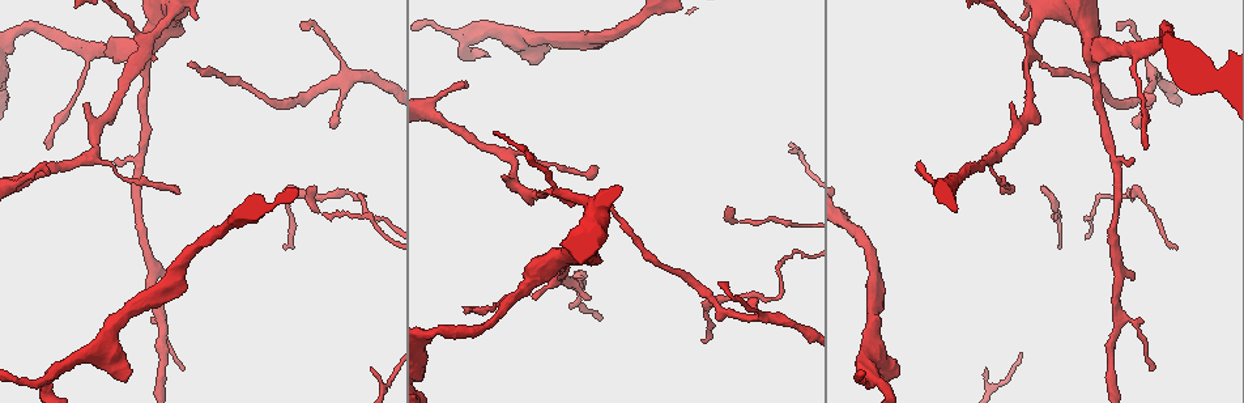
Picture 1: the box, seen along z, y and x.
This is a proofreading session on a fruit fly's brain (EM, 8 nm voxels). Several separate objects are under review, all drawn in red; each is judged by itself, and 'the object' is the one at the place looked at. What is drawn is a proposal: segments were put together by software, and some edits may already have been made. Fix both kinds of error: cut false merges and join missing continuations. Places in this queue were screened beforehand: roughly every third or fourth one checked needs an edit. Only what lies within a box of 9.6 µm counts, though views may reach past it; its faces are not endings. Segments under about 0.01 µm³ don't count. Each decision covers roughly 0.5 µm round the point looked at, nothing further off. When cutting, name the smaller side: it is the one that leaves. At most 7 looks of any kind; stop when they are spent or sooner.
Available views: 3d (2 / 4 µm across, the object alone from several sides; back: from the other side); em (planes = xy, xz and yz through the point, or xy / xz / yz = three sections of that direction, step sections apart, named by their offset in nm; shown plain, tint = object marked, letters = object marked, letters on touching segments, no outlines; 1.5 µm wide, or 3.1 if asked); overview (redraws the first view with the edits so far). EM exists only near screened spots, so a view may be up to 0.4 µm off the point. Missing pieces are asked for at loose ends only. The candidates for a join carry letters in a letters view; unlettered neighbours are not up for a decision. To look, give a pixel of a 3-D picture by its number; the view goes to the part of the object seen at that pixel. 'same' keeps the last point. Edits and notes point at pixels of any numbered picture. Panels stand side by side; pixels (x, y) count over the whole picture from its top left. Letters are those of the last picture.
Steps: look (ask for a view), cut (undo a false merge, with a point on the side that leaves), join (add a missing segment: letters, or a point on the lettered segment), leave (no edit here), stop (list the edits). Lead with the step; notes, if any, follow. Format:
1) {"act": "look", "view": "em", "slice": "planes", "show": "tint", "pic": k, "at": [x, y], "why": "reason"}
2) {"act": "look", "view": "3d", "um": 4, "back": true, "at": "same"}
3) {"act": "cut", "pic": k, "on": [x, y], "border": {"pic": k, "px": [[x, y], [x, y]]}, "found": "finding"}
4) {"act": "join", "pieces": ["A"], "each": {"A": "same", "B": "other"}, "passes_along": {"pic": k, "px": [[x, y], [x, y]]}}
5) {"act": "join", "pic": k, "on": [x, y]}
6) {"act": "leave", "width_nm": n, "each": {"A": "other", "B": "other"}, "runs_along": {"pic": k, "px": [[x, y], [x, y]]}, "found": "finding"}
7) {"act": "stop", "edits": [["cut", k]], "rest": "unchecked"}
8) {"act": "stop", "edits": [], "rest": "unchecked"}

{"act": "look", "view": "3d", "um": 2, "pic": 1, "at": [188, 63], "why": "branch stops here"}

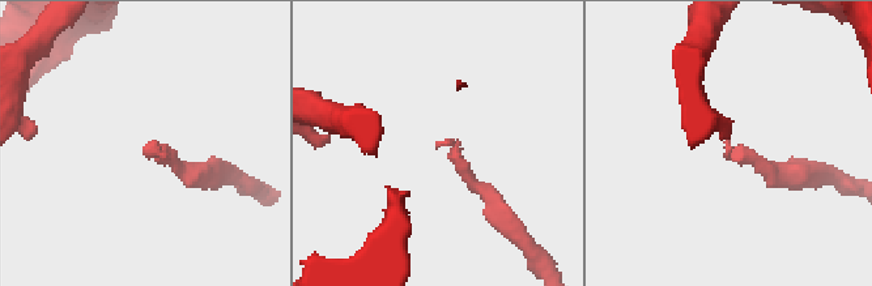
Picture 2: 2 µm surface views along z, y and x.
{"act": "look", "view": "em", "slice": "yz", "step": 8, "show": "letters", "pic": 2, "at": [728, 143]}

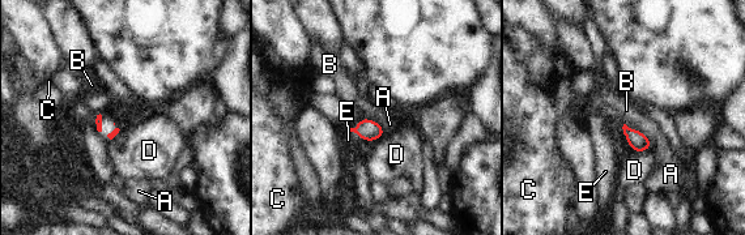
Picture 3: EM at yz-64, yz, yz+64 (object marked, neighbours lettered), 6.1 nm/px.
{"act": "look", "view": "em", "slice": "planes", "show": "letters", "at": "same", "why": "cut it another way"}

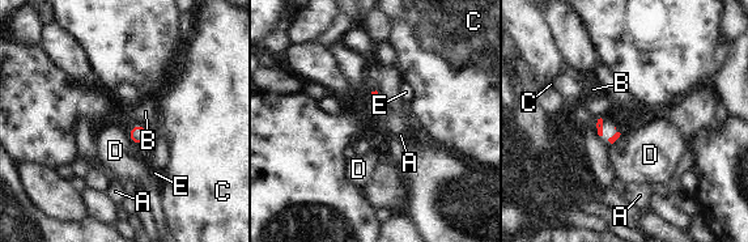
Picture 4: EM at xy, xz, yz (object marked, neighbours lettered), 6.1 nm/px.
{"act": "leave", "each": {"A": "other", "B": "other", "C": "other", "D": "other", "E": "other"}, "border": {"pic": 4, "px": [[136, 122], [144, 127]]}, "found": "none of them fits"}

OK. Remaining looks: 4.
{"act": "look", "view": "3d", "um": 4, "pic": 1, "at": [754, 320], "why": "sharp bend"}

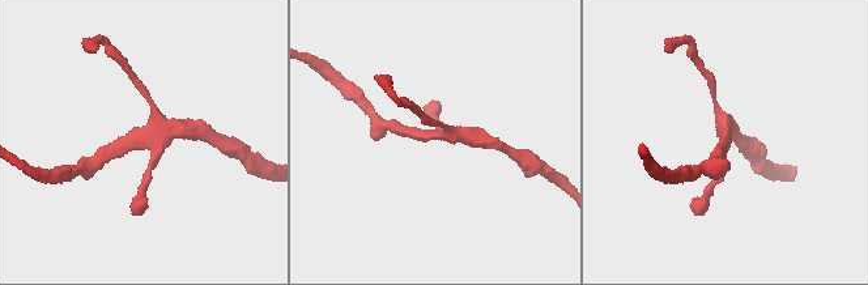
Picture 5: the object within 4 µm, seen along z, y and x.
{"act": "look", "view": "em", "slice": "planes", "show": "letters", "pic": 5, "at": [140, 137], "arms": 4}

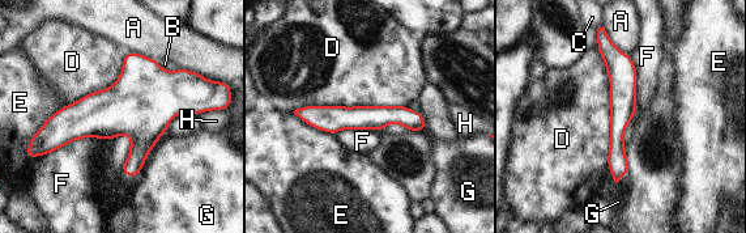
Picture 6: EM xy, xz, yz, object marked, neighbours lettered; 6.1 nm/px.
{"act": "leave", "width_nm": 160, "each": {"A": "other", "B": "other", "C": "other", "D": "other", "E": "other", "F": "other", "G": "other", "H": "other"}, "border": {"pic": 6, "px": [[597, 49], [609, 81], [608, 165]]}, "found": "all the same neuron"}

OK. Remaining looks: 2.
{"act": "look", "view": "em", "slice": "planes", "show": "letters", "pic": 1, "at": [47, 174], "why": "thin end"}

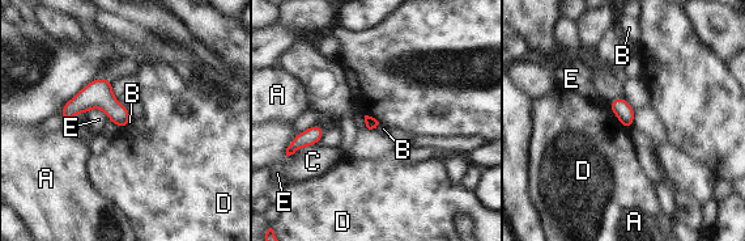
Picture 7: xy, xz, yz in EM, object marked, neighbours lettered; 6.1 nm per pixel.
{"act": "leave", "each": {"A": "other", "B": "other", "C": "other", "D": "other", "E": "other"}, "found": "no lettered segment goes on from it"}

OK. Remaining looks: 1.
{"act": "stop", "edits": [], "rest": "unchecked"}

